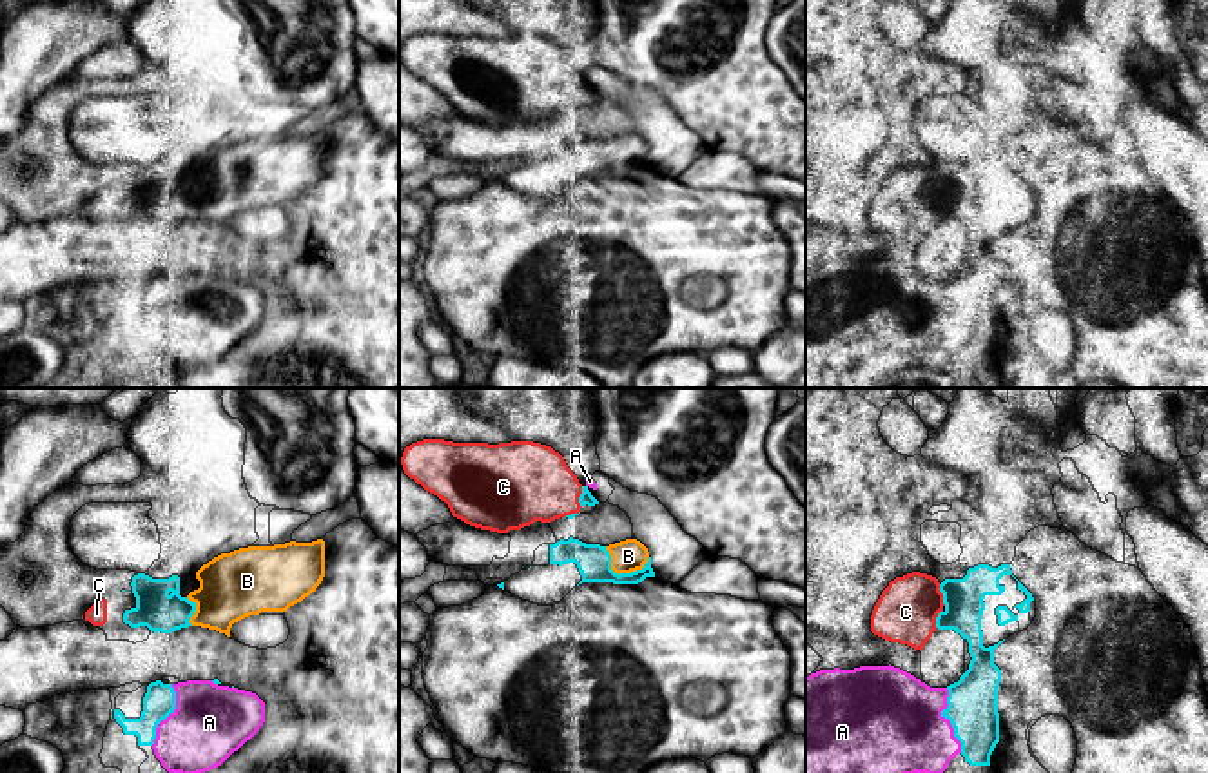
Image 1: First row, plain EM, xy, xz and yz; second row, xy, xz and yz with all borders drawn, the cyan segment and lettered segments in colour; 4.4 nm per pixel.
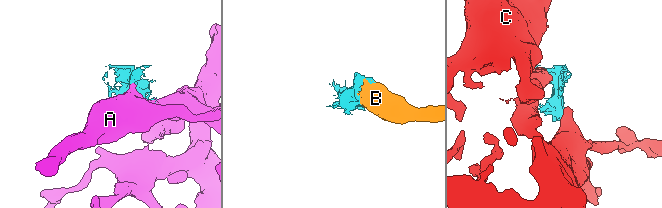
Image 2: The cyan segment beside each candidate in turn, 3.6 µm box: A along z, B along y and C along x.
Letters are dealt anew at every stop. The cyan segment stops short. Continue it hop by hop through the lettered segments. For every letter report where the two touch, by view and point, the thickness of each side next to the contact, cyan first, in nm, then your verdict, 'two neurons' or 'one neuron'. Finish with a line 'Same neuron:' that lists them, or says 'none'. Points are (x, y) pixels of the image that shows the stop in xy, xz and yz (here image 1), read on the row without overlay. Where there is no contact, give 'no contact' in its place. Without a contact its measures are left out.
A: contact yz (949, 313); calibres 220 and 440 nm; two neurons
B: contact xz (617, 167); calibres 160 and 150 nm; one neuron
C: contact yz (944, 189); calibres 180 and 280 nm; one neuron
Same neuron: B, C

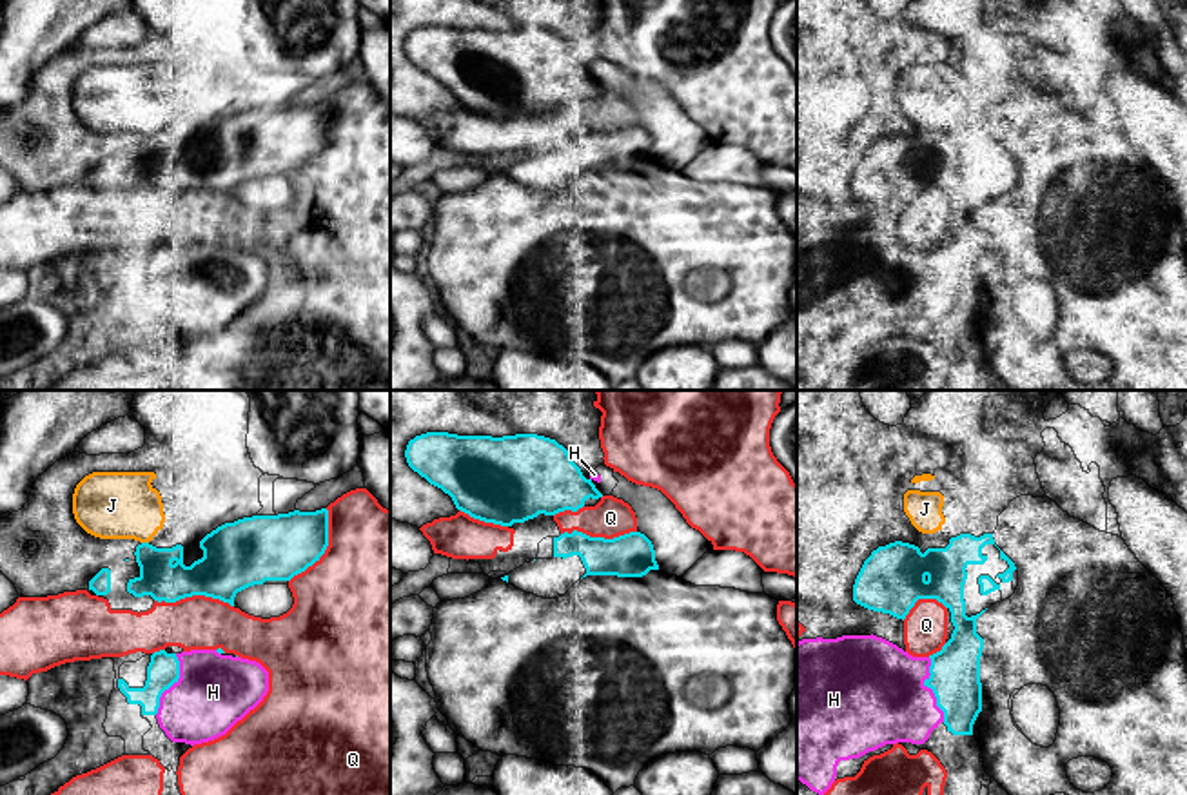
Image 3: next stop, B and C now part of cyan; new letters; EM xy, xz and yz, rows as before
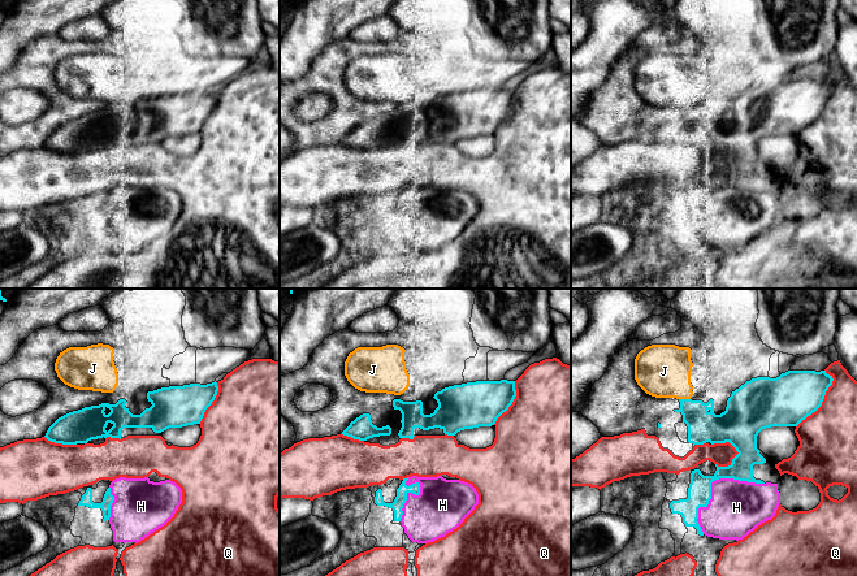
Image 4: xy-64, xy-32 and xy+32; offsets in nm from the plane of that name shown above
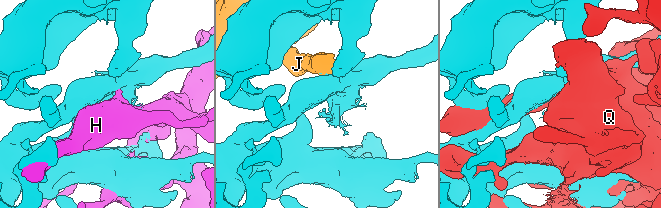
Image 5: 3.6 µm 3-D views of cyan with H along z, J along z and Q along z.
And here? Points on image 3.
H: contact yz (931, 282); calibres 220 and 440 nm; two neurons
J: contact xy (146, 137); calibres 180 and 300 nm; two neurons
Q: contact xy (325, 142); calibres 280 and 500 nm; two neurons
Same neuron: none

